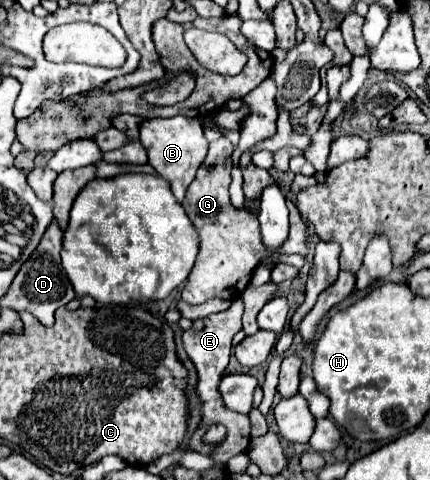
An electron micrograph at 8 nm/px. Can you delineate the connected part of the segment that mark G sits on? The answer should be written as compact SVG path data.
M226 137L212 141L204 163L200 165L194 181L186 189L184 211L190 217L200 239L200 251L196 263L182 289L182 299L186 303L196 305L214 297L230 299L230 301L240 297L240 293L246 289L246 285L252 279L254 267L266 255L266 249L260 241L256 215L252 215L248 209L236 211L228 199L232 151L234 147Z

